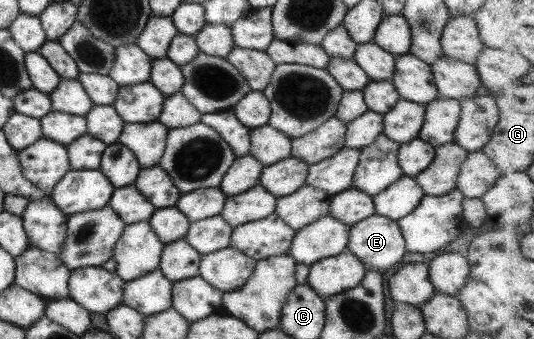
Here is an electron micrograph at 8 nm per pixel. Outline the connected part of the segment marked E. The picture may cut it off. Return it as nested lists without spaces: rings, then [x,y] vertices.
[[[373,214],[350,227],[349,241],[347,241],[345,251],[359,259],[366,271],[370,269],[373,271],[377,271],[377,269],[385,271],[385,269],[393,267],[403,257],[405,245],[396,221]]]

